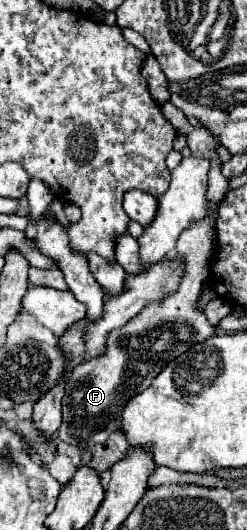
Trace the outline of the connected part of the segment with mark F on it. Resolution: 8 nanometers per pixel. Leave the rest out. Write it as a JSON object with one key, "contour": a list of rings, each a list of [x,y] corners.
{"contour":[[[194,126],[194,130],[188,134],[188,148],[192,150],[192,154],[208,156],[212,162],[210,186],[208,186],[210,210],[204,220],[184,230],[176,244],[178,254],[186,256],[186,272],[178,292],[168,296],[160,304],[152,304],[144,308],[138,316],[134,316],[128,324],[124,324],[124,328],[116,328],[106,340],[104,354],[94,356],[92,360],[84,360],[72,370],[70,382],[66,384],[66,394],[62,398],[62,426],[58,428],[58,436],[64,442],[76,444],[80,448],[106,442],[108,436],[120,428],[120,408],[124,408],[128,398],[148,388],[148,384],[152,384],[152,378],[156,378],[168,362],[184,354],[196,340],[204,342],[206,338],[214,336],[216,330],[208,324],[206,316],[196,310],[194,304],[202,292],[202,282],[208,278],[210,272],[208,268],[212,260],[214,210],[218,202],[224,198],[228,188],[228,180],[220,172],[218,154],[214,152],[216,144],[218,140],[204,126]]]}

